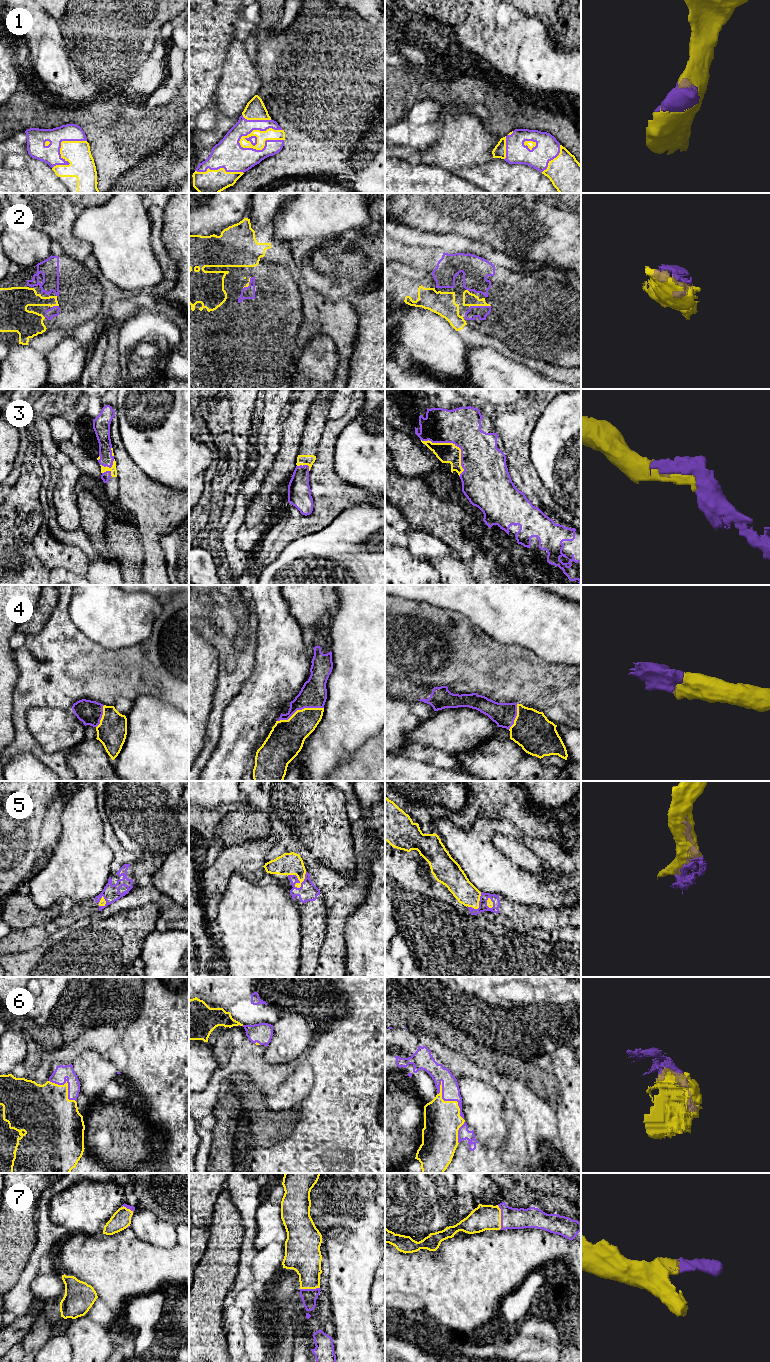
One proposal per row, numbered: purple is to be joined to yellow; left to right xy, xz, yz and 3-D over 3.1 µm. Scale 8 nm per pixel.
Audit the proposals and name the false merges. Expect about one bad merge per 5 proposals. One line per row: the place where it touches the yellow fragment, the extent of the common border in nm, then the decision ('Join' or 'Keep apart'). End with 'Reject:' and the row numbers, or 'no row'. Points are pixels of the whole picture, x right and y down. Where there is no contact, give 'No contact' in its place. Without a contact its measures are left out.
1: Touches yellow at xz (259, 130). Shared border 380 nm. Join
2: Touches yellow at yz (479, 305). Shared border 180 nm. Join
3: Touches yellow at yz (454, 444). Shared border 440 nm. Join
4: Touches yellow at xz (300, 710). Shared border 400 nm. Join
5: Touches yellow at xz (298, 879). Shared border 160 nm. Join
6: Touches yellow at yz (449, 1101). Shared border 360 nm. Join
7: Touches yellow at yz (500, 1217). Shared border 200 nm. Join
Reject: no row

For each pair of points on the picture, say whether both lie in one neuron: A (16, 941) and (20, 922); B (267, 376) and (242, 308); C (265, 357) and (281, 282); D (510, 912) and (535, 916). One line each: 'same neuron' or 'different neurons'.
A: different neurons
B: same neuron
C: same neuron
D: same neuron

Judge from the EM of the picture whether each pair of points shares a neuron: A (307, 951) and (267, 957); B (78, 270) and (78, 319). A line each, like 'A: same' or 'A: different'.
A: different
B: same

